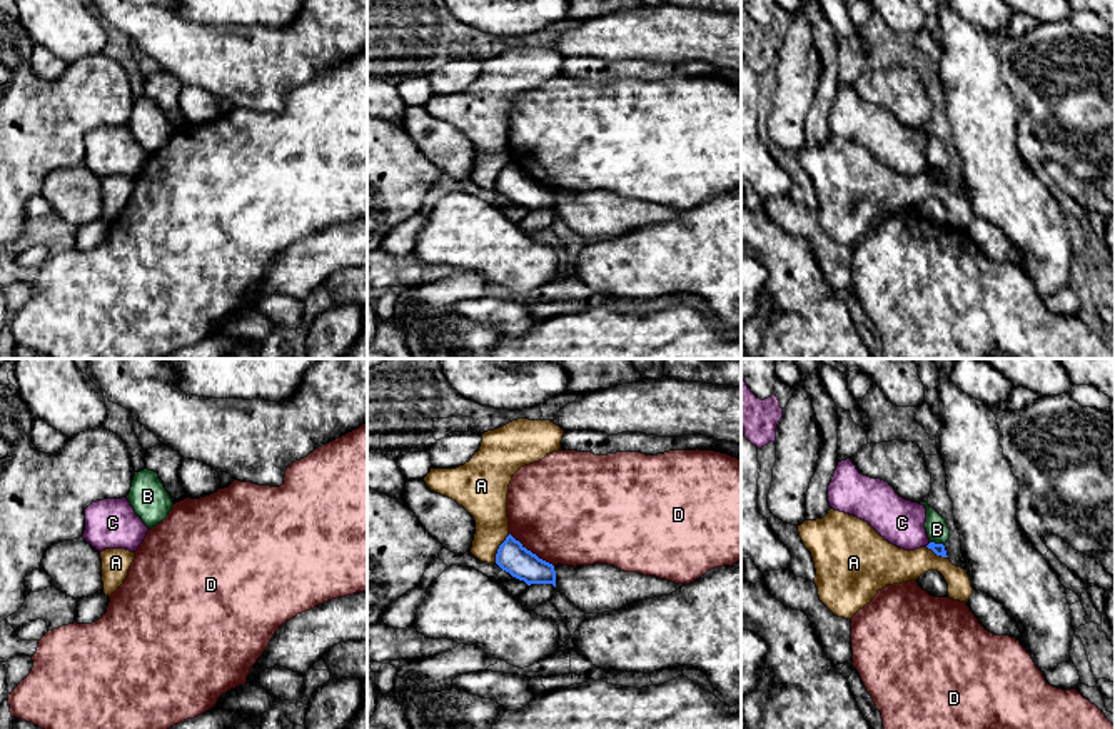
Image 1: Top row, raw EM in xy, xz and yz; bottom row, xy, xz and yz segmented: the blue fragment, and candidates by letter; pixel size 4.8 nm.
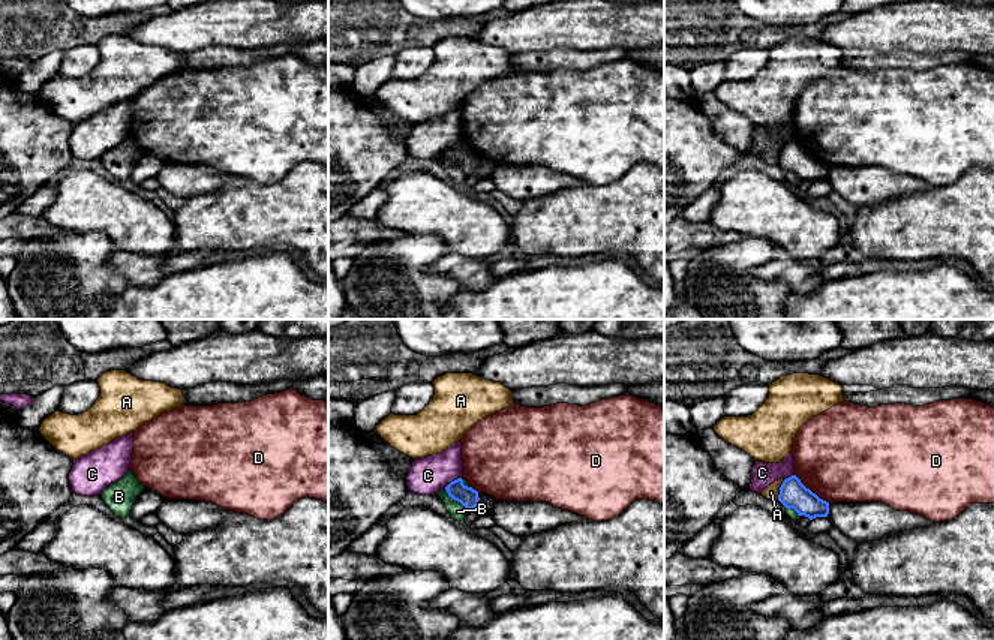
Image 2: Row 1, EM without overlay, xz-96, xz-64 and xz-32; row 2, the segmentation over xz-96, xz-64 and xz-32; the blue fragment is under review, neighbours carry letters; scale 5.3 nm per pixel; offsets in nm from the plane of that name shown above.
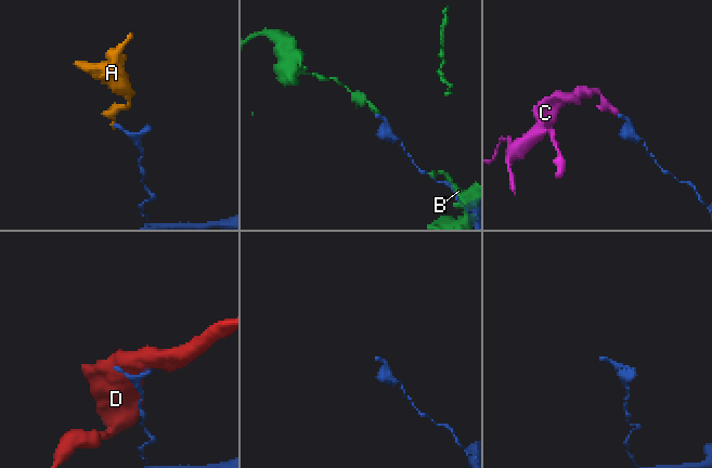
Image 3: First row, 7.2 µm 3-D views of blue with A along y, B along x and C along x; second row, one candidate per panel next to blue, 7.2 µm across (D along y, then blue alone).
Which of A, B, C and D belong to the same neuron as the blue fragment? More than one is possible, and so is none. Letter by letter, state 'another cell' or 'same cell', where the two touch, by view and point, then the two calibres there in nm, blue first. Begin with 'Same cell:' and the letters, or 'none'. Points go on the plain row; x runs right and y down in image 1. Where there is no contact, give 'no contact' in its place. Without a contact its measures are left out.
Same cell: none
A: another cell; contact xz (499, 174); calibres 150 and 200 nm
B: another cell; contact yz (937, 170); calibres 60 and 110 nm
C: another cell; contact yz (928, 170); calibres 60 and 220 nm
D: another cell; contact xz (529, 177); calibres 150 and 500 nm

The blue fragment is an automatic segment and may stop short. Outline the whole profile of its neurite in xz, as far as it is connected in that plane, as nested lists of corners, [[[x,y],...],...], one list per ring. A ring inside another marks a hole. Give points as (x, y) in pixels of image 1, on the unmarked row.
[[[511,160],[499,172],[496,190],[512,204],[531,210],[552,210],[556,214],[554,192],[527,177]]]

